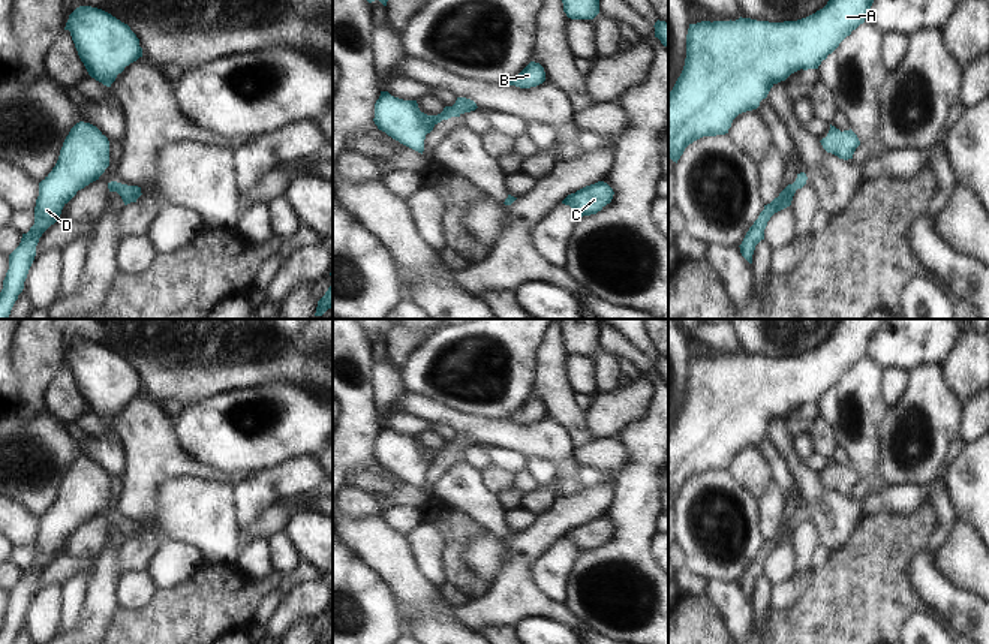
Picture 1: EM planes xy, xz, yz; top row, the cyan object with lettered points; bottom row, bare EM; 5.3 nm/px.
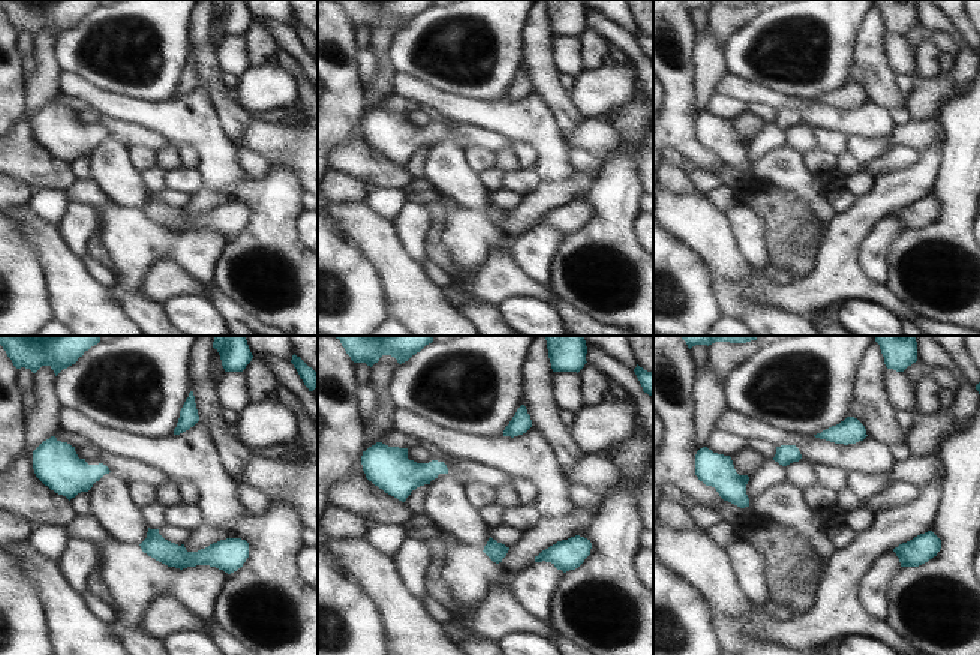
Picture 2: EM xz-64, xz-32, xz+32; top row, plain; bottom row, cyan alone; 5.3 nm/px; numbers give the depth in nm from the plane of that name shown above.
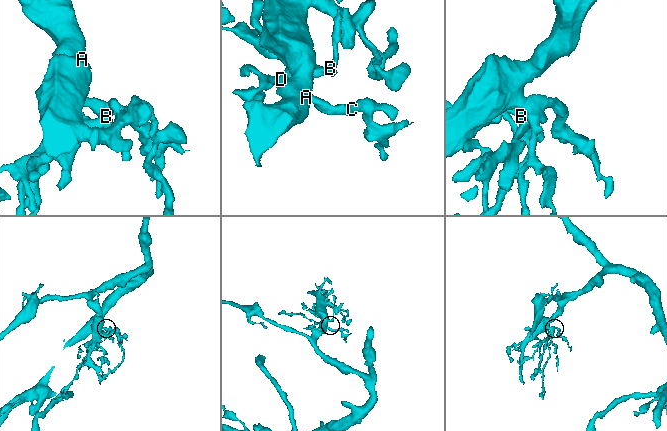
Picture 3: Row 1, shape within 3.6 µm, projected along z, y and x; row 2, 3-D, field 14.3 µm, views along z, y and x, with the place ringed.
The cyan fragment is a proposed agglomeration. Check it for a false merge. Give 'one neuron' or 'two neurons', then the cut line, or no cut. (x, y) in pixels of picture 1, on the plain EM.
one neuron | no cut

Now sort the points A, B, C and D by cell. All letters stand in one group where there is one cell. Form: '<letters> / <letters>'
A B C D

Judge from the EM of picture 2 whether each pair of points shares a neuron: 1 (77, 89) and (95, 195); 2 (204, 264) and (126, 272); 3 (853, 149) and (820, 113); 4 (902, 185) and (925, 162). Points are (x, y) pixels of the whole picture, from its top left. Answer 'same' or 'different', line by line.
1: different
2: same
3: different
4: same

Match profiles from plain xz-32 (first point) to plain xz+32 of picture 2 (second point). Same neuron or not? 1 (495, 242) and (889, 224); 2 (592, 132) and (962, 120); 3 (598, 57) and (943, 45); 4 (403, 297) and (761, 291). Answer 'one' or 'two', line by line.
1: one
2: two
3: two
4: two

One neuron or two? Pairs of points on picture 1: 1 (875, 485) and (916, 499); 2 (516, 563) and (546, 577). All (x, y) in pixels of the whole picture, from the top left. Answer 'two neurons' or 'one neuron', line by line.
1: two neurons
2: two neurons

